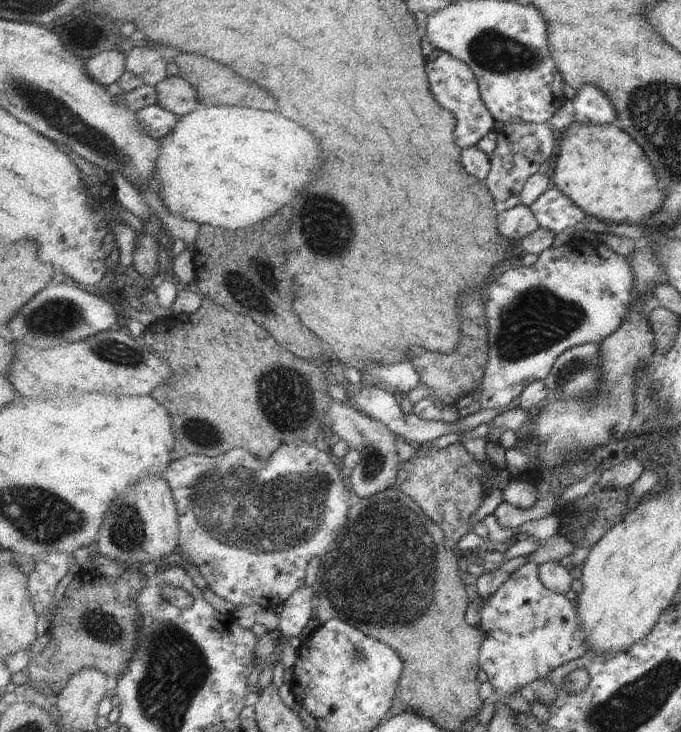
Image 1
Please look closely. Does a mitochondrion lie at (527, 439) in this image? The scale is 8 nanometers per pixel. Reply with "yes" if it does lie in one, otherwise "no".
no

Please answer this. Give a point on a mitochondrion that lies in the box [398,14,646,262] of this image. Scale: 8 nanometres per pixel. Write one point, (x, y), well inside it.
(493, 51)

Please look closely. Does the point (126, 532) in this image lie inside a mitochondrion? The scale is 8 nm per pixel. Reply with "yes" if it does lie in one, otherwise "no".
yes

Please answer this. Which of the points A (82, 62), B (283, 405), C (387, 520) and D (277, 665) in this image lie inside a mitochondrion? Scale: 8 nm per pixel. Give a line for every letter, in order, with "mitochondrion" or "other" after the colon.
A: other
B: mitochondrion
C: mitochondrion
D: other

